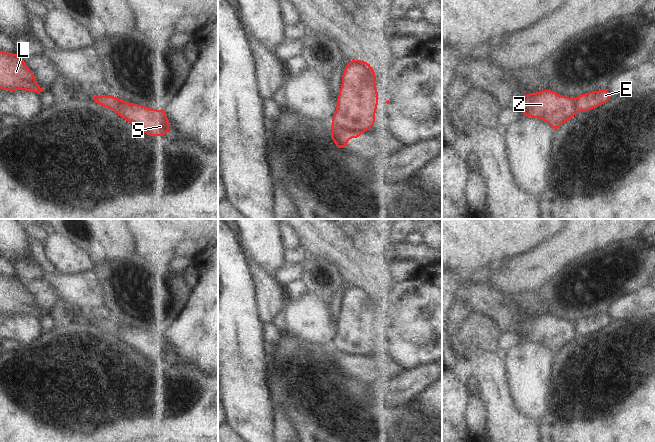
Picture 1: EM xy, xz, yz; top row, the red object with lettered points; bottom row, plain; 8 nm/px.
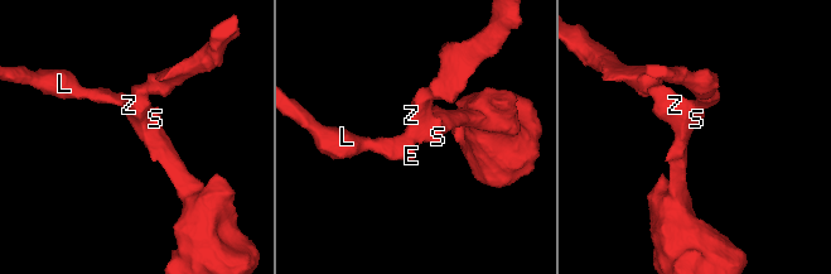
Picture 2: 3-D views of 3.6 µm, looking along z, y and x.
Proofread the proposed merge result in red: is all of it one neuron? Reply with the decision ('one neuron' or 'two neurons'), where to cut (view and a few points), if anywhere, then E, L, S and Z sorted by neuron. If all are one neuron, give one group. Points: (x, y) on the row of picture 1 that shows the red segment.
two neurons; cut xz (332, 124), (341, 127), (348, 136); groups E L / S Z

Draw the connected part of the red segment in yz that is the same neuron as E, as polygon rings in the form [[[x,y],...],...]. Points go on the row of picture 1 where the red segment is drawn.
[[[608,89],[592,91],[579,95],[575,99],[577,111],[587,112],[588,110],[599,107],[612,98]]]

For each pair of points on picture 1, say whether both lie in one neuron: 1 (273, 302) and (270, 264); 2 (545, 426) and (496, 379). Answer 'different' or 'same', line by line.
1: different
2: different

